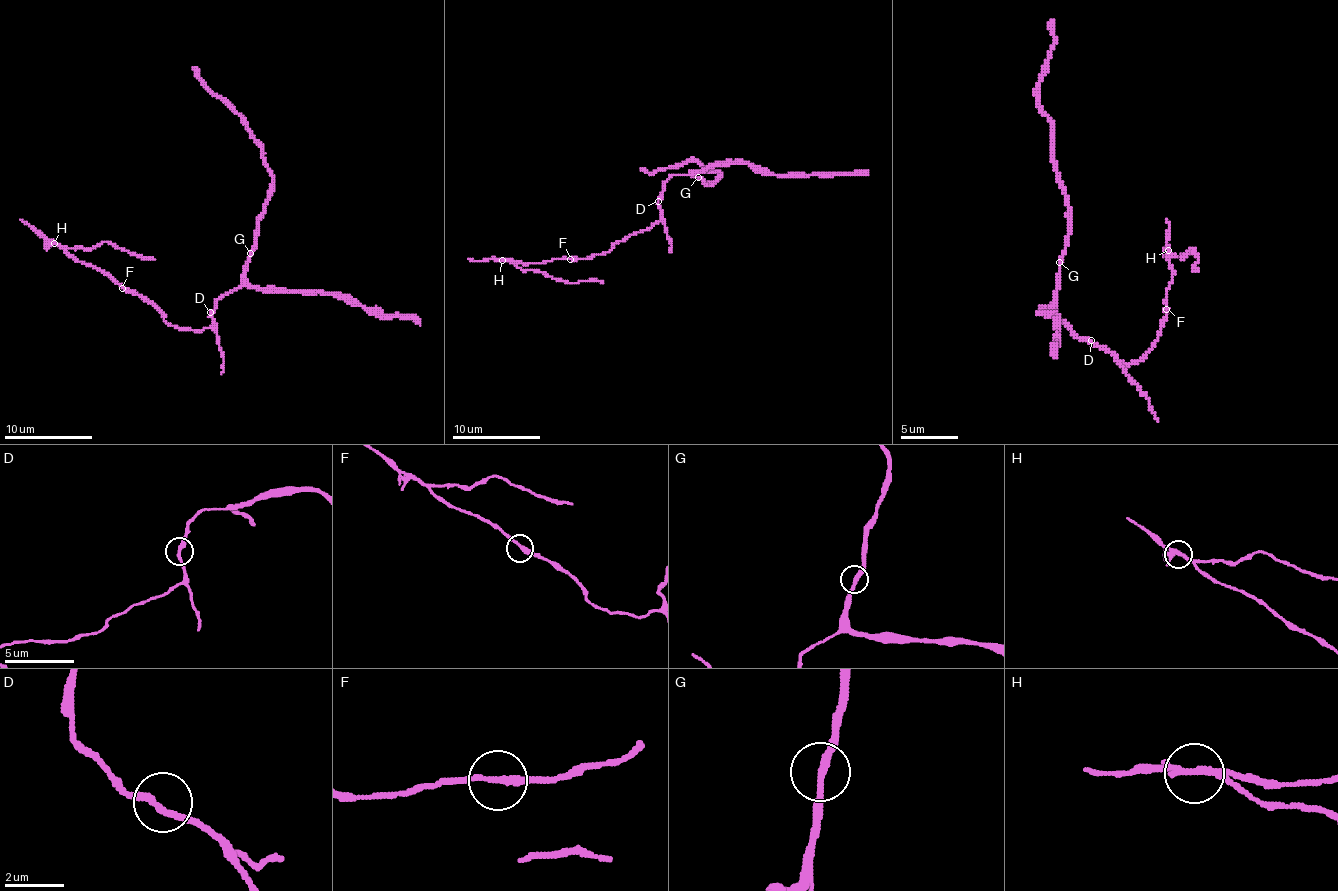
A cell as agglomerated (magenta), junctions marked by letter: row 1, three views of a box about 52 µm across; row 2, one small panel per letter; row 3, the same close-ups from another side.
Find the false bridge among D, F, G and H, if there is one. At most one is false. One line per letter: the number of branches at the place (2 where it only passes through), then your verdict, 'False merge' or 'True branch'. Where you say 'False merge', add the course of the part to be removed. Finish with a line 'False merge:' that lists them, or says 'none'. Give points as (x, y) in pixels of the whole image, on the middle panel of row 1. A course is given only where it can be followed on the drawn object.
D: Branches: 2. True branch
F: Branches: 2. True branch
G: Branches: 2. True branch
H: Branches: 2. False merge. Course of the part to remove: (501, 261), (510, 261), (523, 270), (539, 270), (567, 283), (603, 283)
False merge: H

